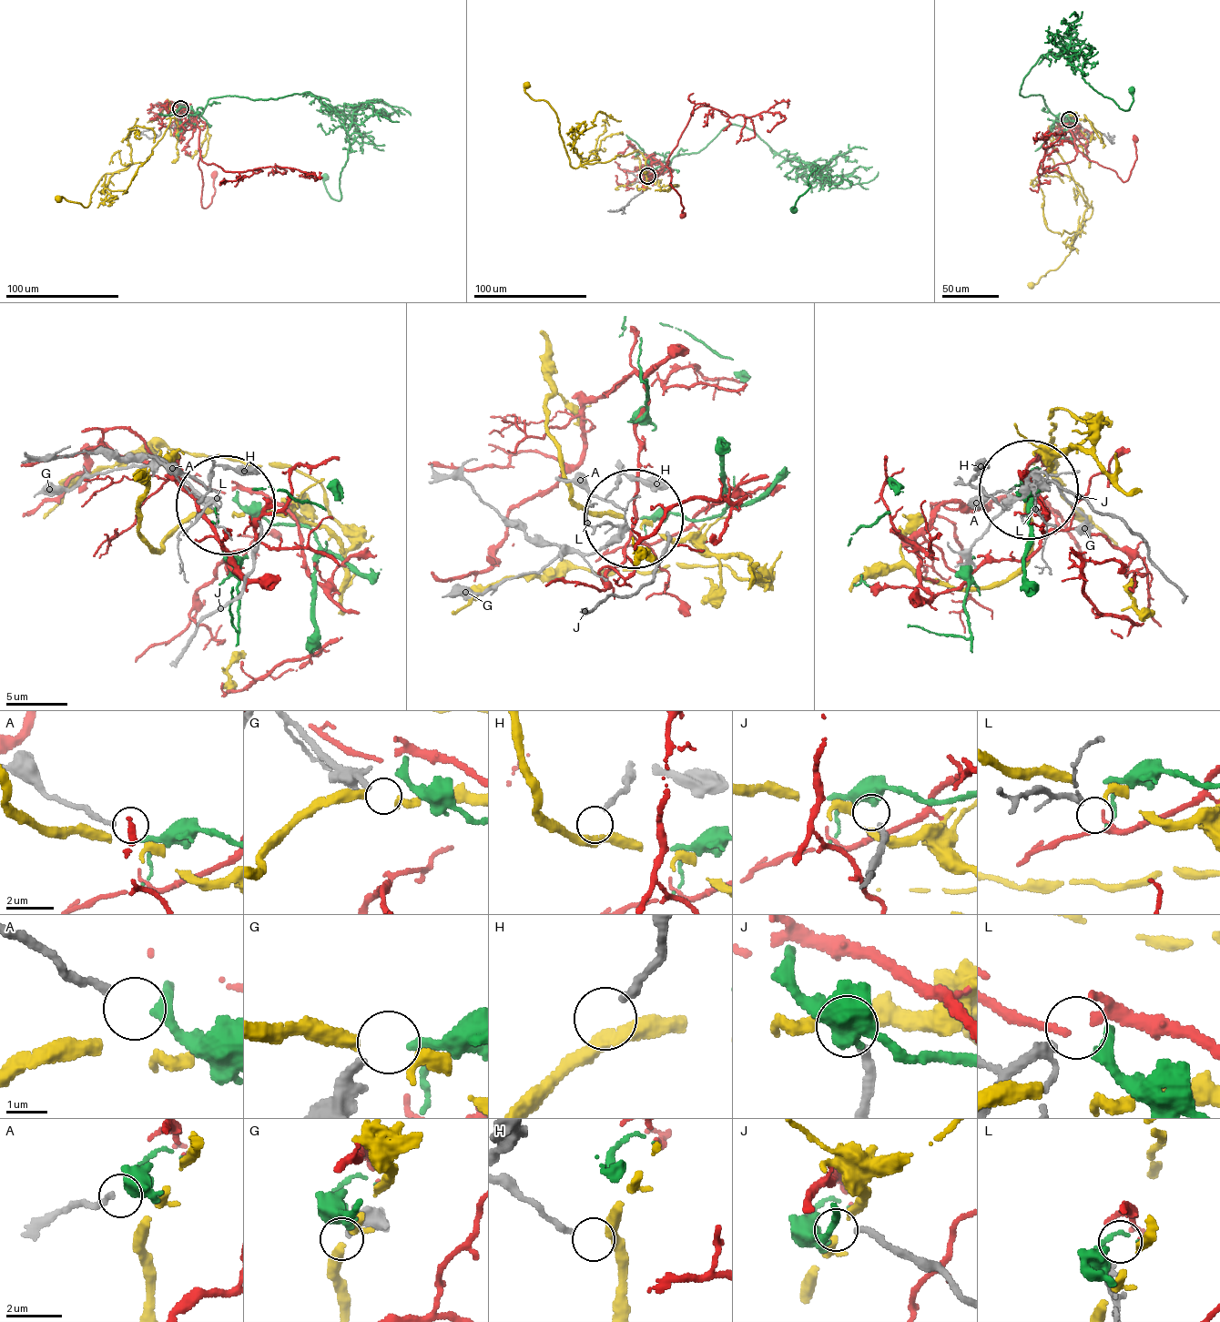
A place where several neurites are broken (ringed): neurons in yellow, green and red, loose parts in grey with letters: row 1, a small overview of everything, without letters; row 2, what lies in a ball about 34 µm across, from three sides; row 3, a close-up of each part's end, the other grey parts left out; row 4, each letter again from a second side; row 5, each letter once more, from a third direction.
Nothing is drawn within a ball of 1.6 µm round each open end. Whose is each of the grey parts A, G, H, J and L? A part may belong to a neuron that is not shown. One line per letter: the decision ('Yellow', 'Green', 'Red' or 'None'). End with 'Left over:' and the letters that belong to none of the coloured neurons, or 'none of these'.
A: Green
G: None
H: Yellow
J: None
L: Red
Left over: G, J

